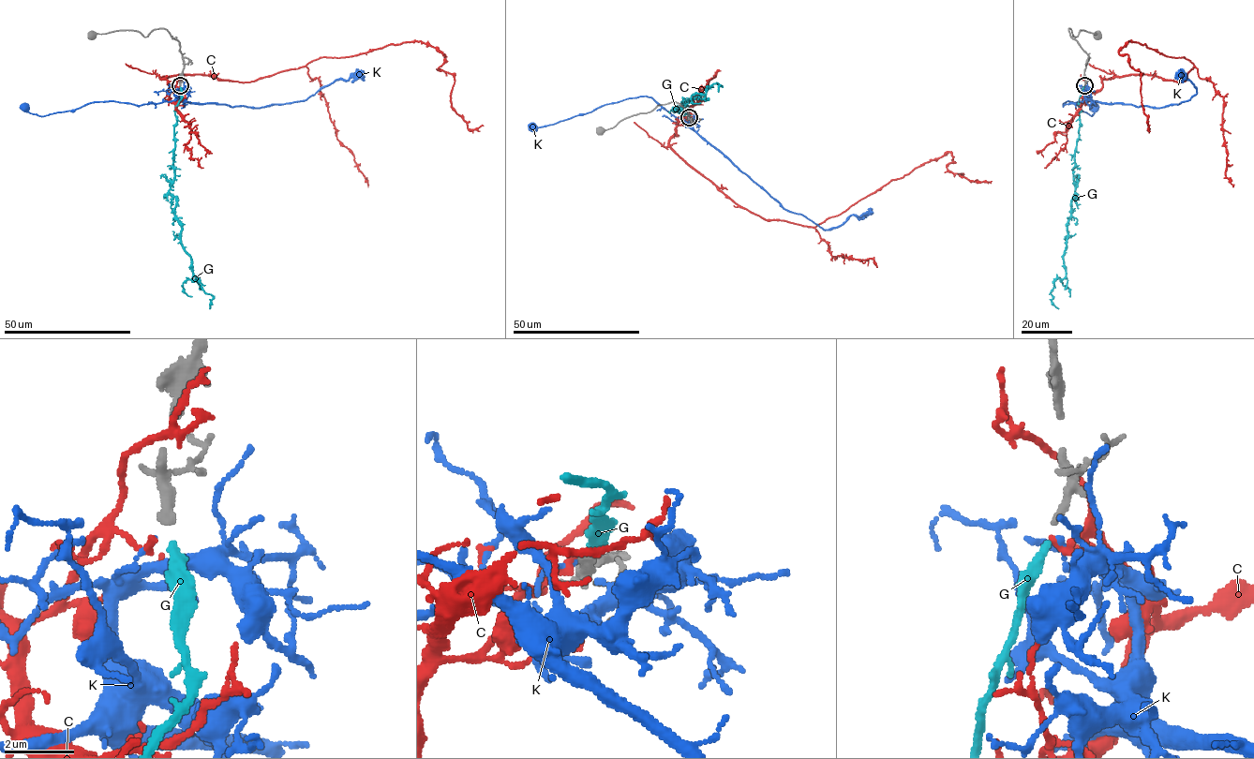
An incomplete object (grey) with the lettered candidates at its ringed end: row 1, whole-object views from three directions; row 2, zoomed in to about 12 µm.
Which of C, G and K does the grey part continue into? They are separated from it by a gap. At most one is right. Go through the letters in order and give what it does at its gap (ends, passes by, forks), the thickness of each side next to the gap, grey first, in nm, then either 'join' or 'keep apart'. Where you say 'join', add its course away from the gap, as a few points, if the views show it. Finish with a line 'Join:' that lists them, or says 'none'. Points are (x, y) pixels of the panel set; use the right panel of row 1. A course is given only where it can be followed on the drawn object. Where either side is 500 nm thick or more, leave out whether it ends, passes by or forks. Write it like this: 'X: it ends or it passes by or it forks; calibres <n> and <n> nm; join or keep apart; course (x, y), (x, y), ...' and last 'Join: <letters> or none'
C: it ends; calibres 240 and 190 nm; keep apart
G: it ends; calibres 240 and 280 nm; join; course (1083, 87), (1073, 170), (1075, 196), (1063, 257), (1066, 275), (1053, 282), (1050, 292), (1058, 308)
K: it ends; calibres 240 and 110 nm; keep apart
Join: G

